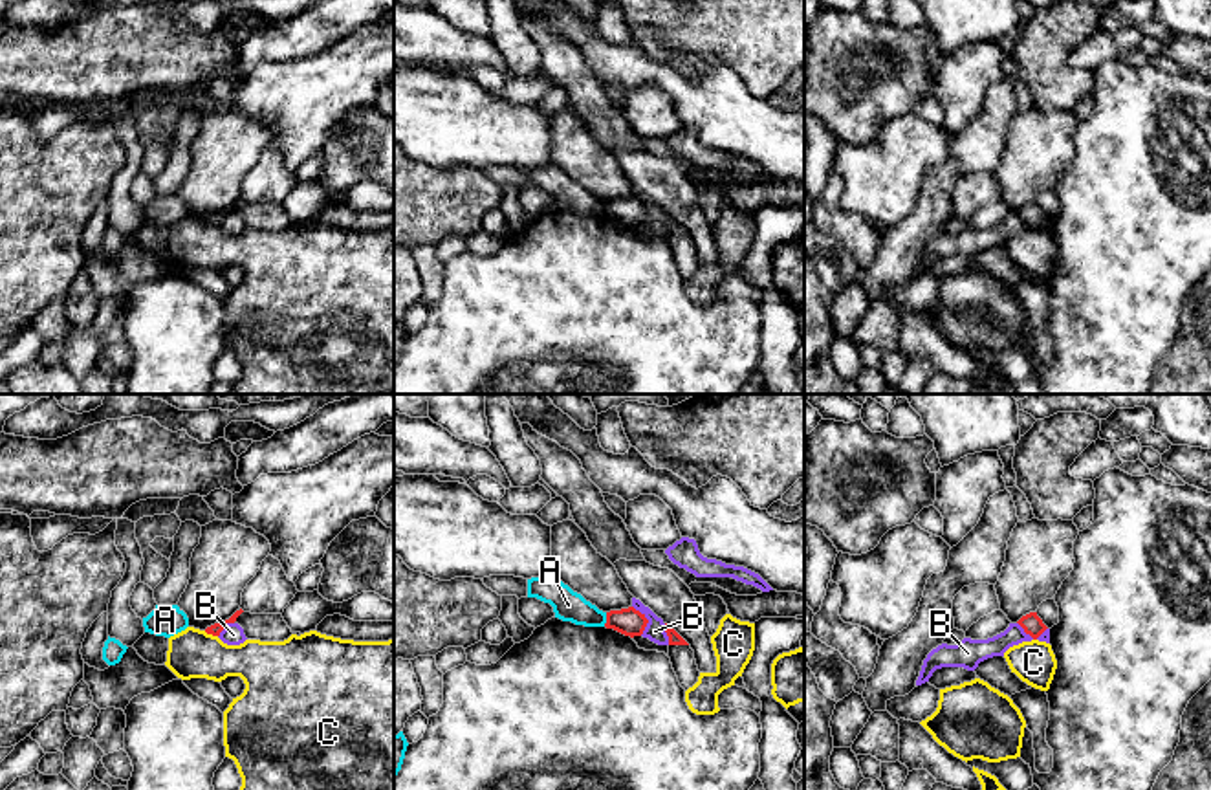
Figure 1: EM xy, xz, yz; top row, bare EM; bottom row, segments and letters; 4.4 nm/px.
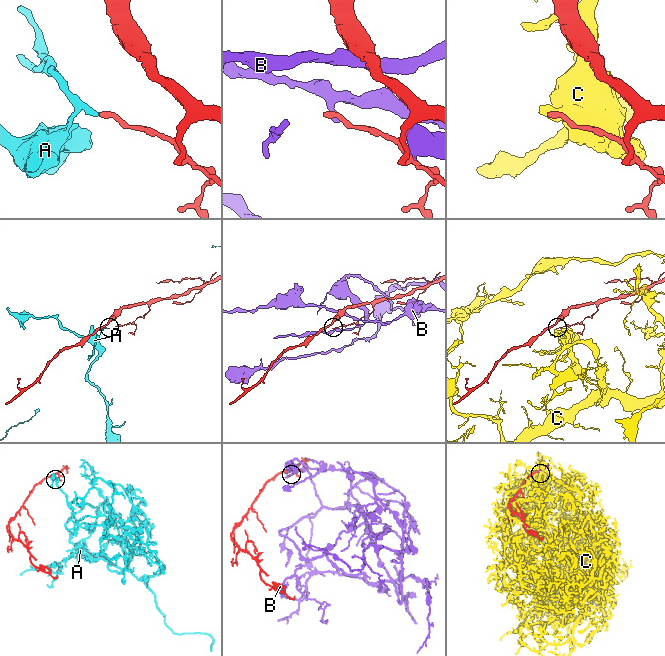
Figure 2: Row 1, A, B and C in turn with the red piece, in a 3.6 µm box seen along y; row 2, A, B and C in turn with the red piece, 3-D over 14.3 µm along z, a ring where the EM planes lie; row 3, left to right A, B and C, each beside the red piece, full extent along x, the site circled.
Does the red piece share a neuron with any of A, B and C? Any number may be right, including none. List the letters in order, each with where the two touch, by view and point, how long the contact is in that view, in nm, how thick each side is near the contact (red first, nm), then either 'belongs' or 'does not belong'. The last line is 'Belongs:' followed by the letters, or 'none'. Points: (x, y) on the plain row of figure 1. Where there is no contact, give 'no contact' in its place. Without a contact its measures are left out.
A: xz (607, 209) | 70 nm | 120/140 nm | does not belong
B: xz (647, 209) | 140 nm | 120/90 nm | does not belong
C: xy (211, 222) | 70 nm | 50/220 nm | does not belong
Belongs: none

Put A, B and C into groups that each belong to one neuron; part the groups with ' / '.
A / B / C

